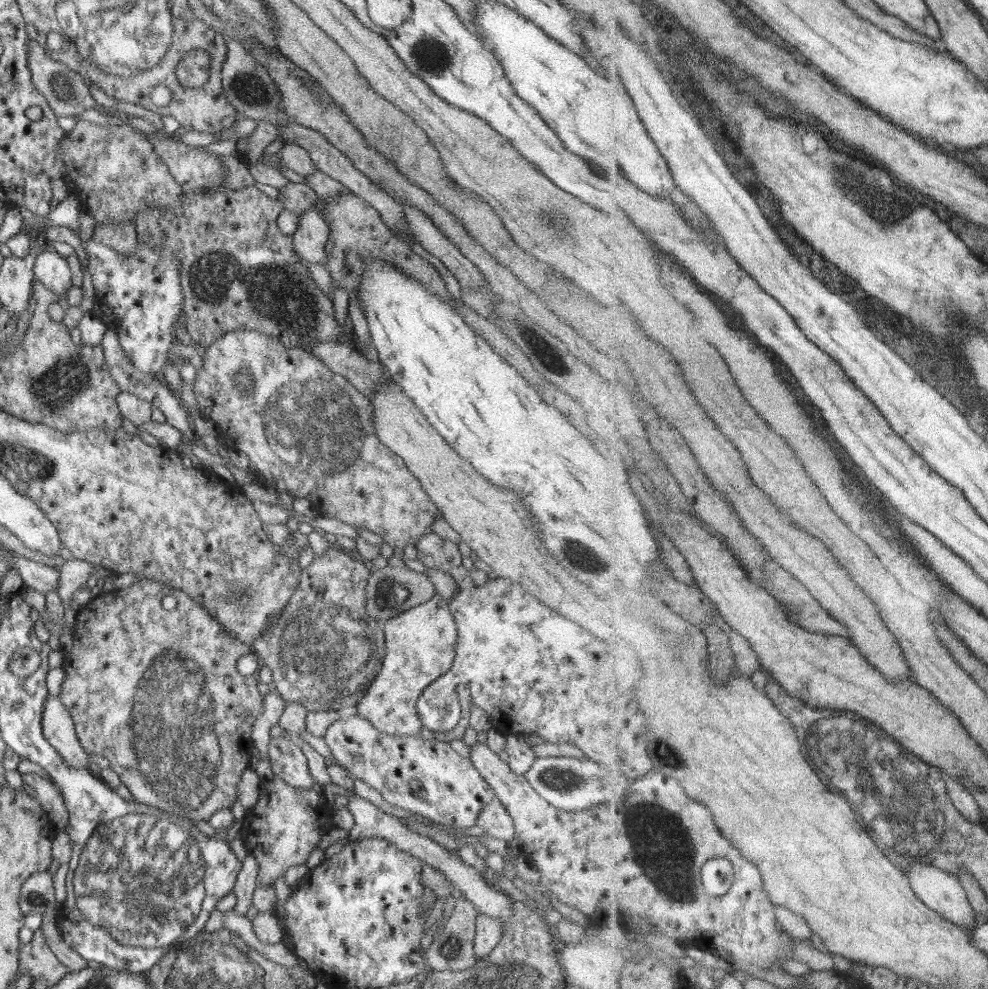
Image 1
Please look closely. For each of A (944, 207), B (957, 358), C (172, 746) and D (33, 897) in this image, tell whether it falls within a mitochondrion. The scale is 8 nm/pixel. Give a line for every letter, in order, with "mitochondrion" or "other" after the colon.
A: other
B: other
C: mitochondrion
D: mitochondrion

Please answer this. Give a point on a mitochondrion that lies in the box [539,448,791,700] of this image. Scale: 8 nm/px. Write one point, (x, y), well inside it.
(584, 559)

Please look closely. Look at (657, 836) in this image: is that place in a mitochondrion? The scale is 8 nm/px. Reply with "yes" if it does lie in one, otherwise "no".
yes

